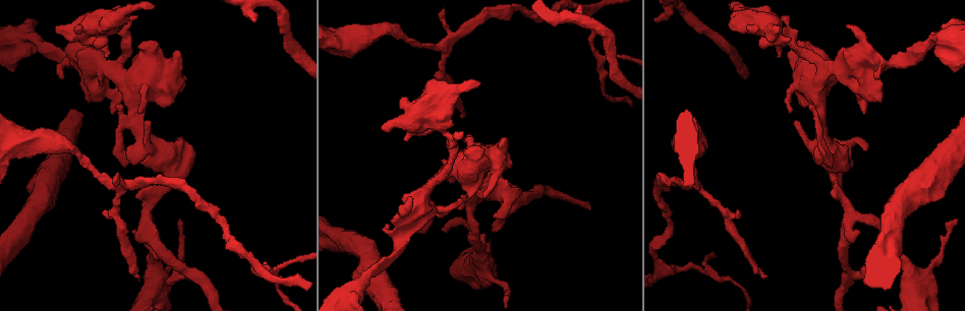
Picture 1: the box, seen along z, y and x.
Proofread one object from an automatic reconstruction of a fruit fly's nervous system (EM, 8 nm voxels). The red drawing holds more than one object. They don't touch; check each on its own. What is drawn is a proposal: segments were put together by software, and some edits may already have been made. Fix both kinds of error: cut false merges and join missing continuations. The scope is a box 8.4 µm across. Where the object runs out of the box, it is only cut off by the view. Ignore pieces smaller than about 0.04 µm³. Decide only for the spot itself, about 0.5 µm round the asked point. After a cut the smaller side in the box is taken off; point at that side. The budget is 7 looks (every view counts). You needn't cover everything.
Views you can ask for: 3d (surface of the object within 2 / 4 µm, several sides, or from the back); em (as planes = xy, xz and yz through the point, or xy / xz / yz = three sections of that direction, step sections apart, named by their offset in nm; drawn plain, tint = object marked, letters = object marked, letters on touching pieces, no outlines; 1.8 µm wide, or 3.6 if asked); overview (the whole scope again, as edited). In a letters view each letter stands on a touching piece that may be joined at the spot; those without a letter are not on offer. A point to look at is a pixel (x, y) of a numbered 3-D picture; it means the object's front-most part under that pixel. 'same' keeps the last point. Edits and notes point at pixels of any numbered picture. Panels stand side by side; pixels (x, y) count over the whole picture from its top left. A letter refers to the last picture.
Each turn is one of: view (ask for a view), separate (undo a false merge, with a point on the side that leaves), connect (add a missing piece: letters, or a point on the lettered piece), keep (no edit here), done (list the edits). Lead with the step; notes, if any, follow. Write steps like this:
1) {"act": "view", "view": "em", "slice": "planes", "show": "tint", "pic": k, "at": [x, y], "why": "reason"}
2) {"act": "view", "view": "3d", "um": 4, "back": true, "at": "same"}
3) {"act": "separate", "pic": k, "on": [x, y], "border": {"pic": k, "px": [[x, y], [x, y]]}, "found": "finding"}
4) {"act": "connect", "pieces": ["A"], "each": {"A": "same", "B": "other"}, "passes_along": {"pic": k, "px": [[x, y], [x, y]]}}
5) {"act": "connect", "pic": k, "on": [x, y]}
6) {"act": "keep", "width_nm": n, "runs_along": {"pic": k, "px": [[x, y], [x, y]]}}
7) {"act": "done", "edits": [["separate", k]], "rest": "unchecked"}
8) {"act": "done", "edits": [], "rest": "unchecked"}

{"act": "view", "view": "3d", "um": 4, "pic": 1, "at": [766, 274], "why": "thin end"}

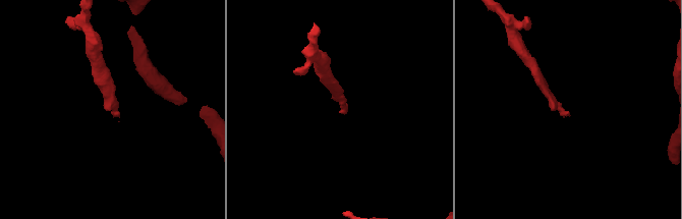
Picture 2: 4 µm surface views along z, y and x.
{"act": "view", "view": "em", "slice": "xy", "step": 4, "show": "letters", "pic": 2, "at": [568, 113], "why": "need the tissue"}

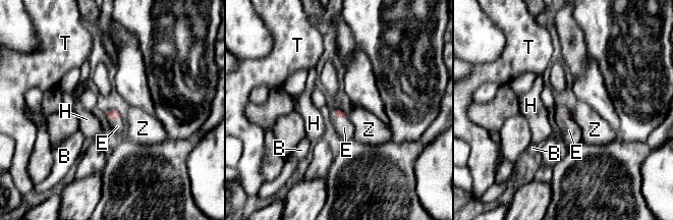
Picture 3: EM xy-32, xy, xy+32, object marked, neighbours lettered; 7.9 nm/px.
{"act": "connect", "pieces": ["E"], "longest_contact_nm": ["E", 160], "each": {"B": "other", "E": "same", "H": "other", "T": "other", "Z": "other"}, "passes_along": {"pic": 3, "px": [[341, 114], [339, 117], [344, 127]]}, "found": "the cell continues"}

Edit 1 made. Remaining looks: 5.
{"act": "view", "view": "3d", "um": 2, "pic": 1, "at": [169, 283], "why": "an open end"}

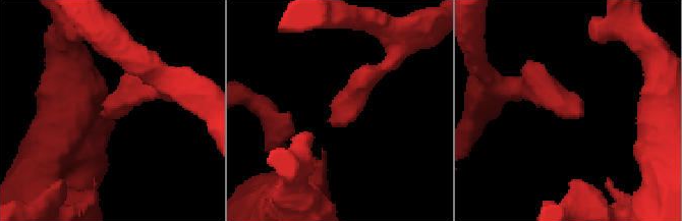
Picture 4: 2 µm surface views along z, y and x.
{"act": "view", "view": "em", "slice": "xz", "step": 16, "show": "letters", "pic": 4, "at": [579, 114], "why": "now the EM"}

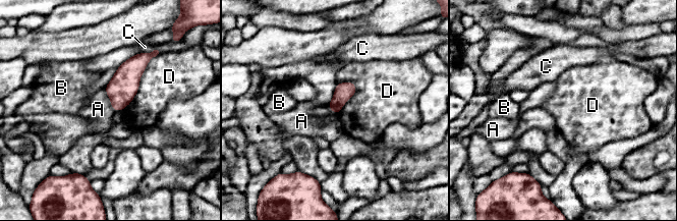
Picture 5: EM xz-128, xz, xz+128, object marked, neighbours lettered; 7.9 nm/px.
{"act": "keep", "each": {"A": "other", "B": "other", "C": "other", "D": "other"}, "border": {"pic": 5, "px": [[154, 56], [134, 98], [122, 109]]}, "found": "none of them fits"}

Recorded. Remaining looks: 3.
{"act": "view", "view": "3d", "um": 4, "pic": 1, "at": [33, 37], "why": "abrupt turn"}

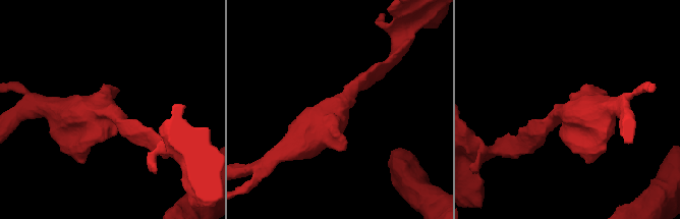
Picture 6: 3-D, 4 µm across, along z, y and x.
{"act": "view", "view": "em", "um": 3.6, "slice": "planes", "show": "letters", "pic": 6, "at": [338, 108], "arm_widths_nm": [200, 600], "why": "shape alone is not enough"}

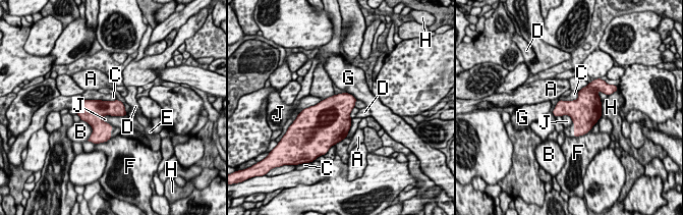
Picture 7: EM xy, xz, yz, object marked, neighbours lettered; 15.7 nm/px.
{"act": "keep", "each": {"A": "other", "B": "other", "C": "other", "D": "other", "E": "other", "F": "other", "G": "other", "H": "other", "J": "other"}, "border": {"pic": 7, "px": [[126, 114], [105, 115], [102, 119]]}, "found": "all the same cell"}

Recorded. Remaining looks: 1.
{"act": "done", "edits": [["connect", 3]], "rest": "unchecked"}

